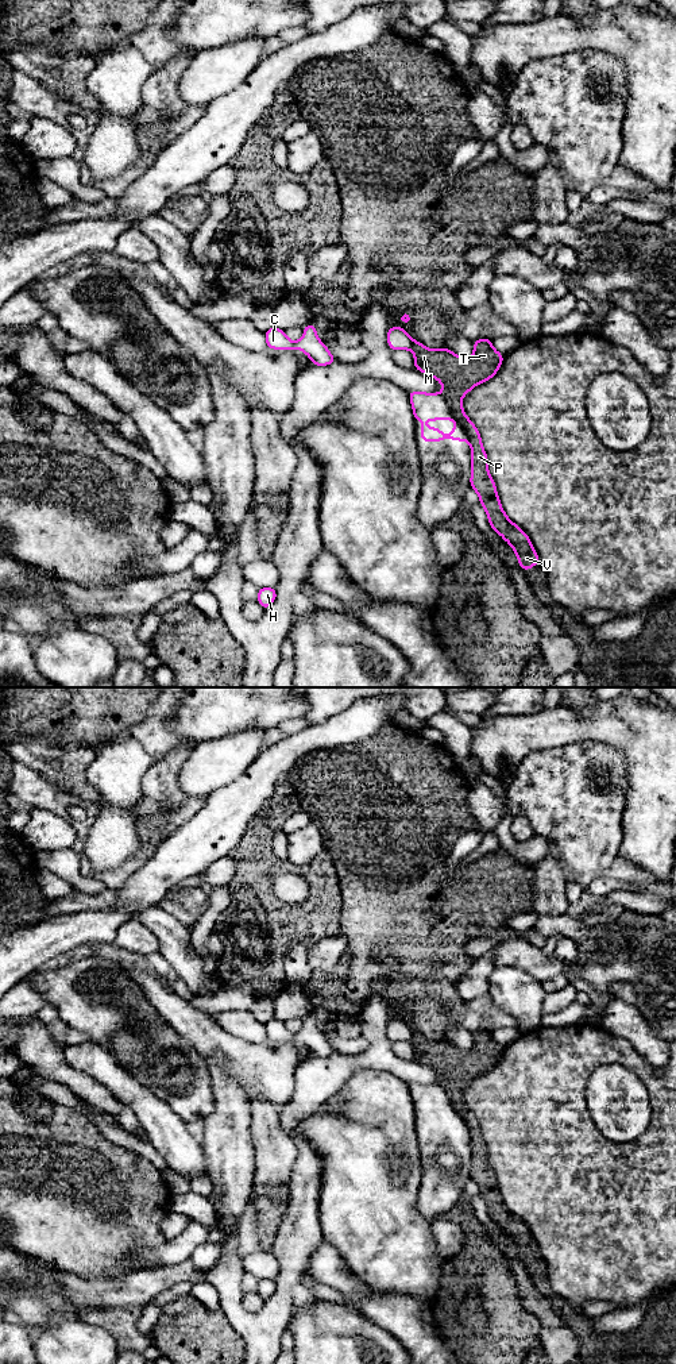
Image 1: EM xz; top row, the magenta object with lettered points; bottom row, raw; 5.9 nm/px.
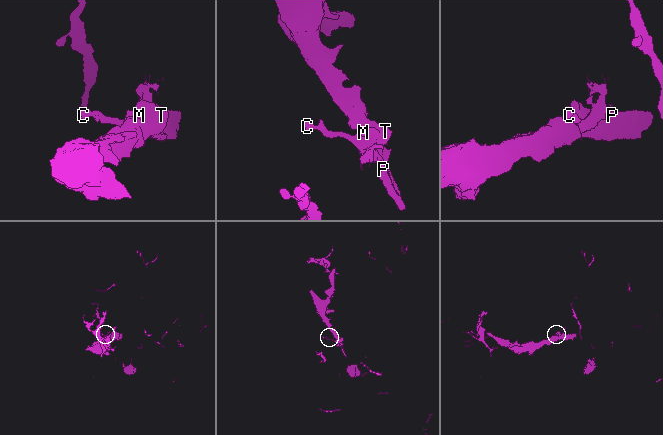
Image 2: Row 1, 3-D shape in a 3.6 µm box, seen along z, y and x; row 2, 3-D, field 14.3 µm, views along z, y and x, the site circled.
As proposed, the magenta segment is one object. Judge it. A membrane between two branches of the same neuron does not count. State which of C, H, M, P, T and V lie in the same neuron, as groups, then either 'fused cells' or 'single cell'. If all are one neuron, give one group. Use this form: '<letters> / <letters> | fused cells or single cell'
C H / M P T V | fused cells

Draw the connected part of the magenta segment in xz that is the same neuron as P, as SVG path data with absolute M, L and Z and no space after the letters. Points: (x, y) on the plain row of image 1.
M490 1030L474 1033L474 1045L470 1049L459 1048L443 1039L430 1041L414 1032L414 1059L424 1066L436 1070L443 1076L441 1086L448 1091L455 1110L463 1118L471 1136L471 1179L479 1186L491 1219L506 1232L522 1261L538 1256L538 1247L529 1228L515 1217L502 1201L495 1174L487 1160L487 1145L482 1137L482 1129L475 1116L463 1102L461 1090L476 1076L492 1070L499 1061L503 1047L491 1036Z

